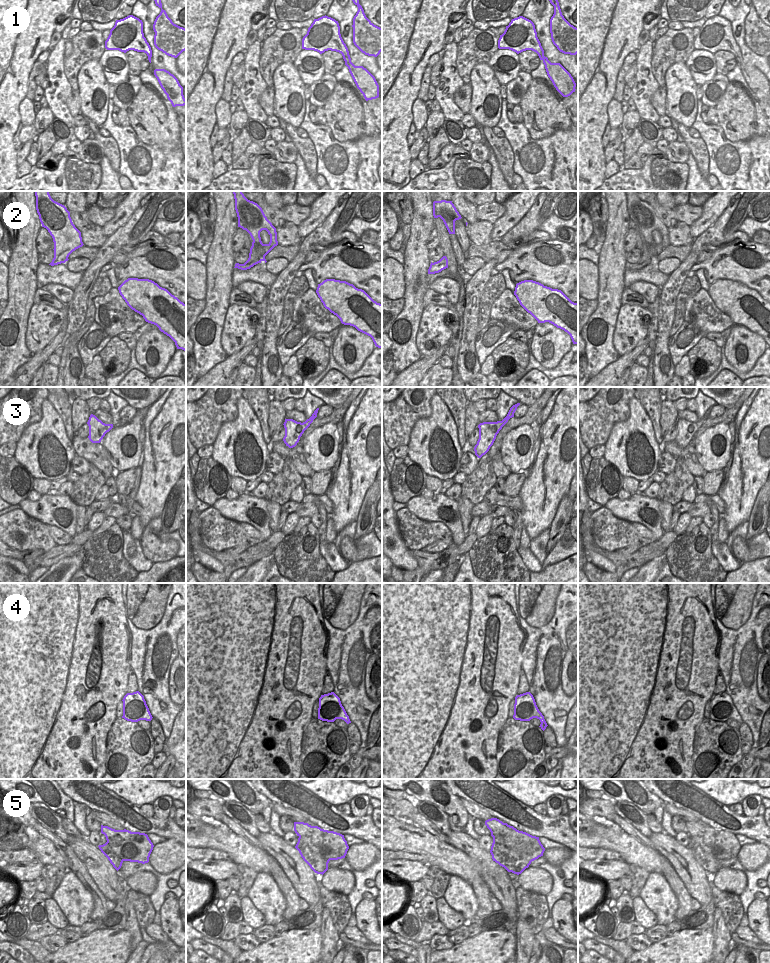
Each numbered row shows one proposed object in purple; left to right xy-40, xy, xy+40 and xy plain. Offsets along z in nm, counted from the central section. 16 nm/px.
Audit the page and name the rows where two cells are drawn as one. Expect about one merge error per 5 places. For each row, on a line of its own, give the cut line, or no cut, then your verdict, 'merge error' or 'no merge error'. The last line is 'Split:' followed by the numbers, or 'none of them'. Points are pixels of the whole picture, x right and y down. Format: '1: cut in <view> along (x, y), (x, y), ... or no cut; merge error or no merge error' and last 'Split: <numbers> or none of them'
1: no cut; no merge error
2: no cut; no merge error
3: no cut; no merge error
4: no cut; no merge error
5: cut in xy+40 along (493, 836), (502, 836), (514, 849), (529, 846), (537, 858); merge error
Split: 5

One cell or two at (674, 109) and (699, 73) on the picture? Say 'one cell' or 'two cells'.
two cells

